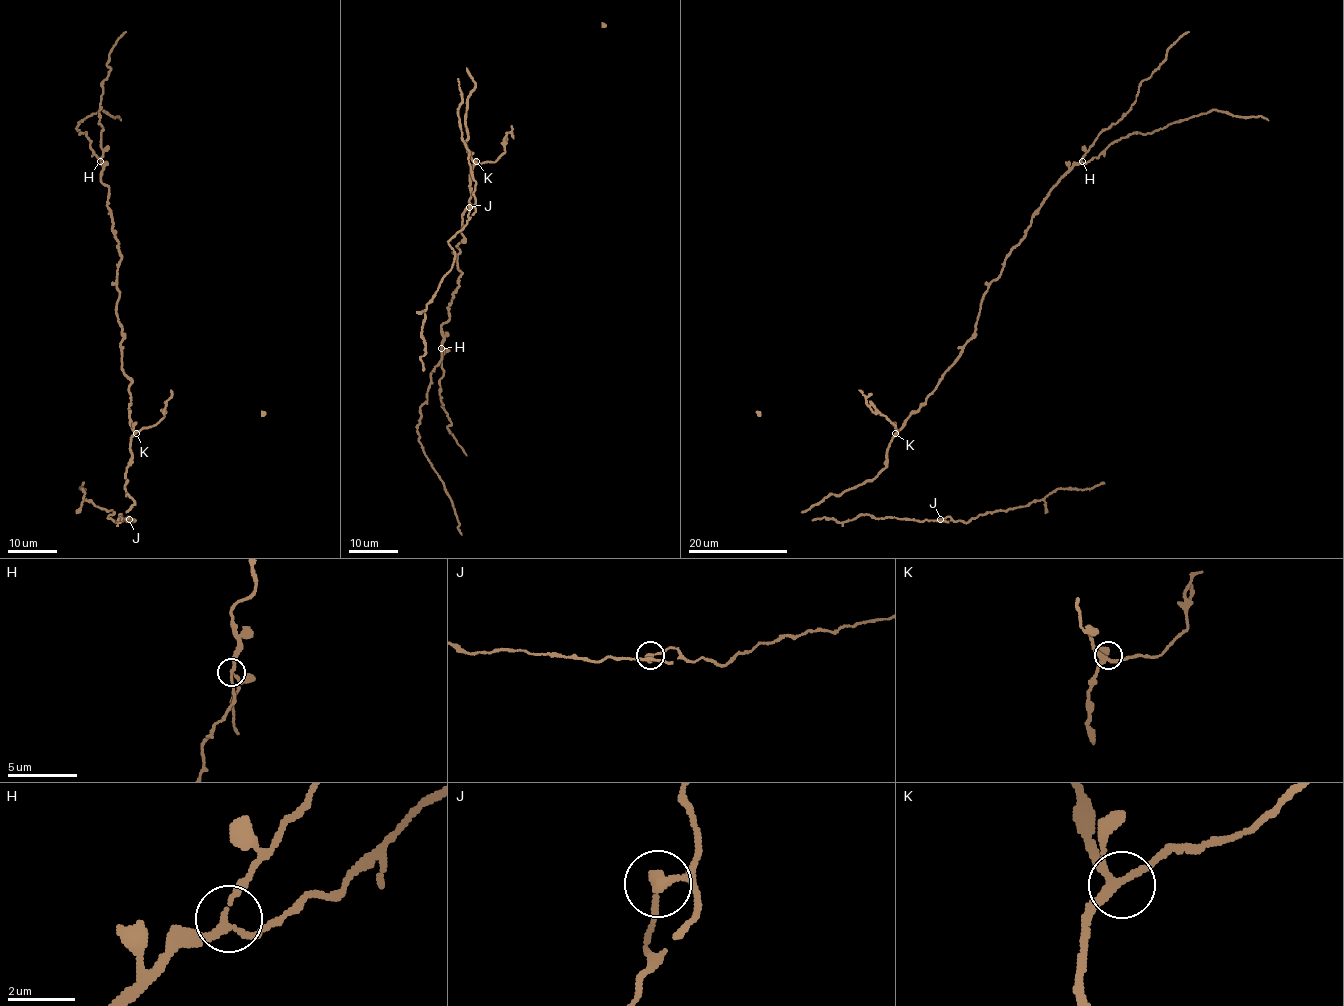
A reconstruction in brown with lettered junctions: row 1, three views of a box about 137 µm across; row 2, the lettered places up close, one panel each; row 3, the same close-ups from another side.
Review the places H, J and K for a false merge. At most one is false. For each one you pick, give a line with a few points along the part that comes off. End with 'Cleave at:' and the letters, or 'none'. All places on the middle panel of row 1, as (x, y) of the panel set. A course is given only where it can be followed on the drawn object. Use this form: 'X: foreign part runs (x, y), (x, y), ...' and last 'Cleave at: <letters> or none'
Cleave at: none

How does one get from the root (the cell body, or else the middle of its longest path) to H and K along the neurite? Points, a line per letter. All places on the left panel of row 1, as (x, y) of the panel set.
H: (130, 402), (131, 381), (121, 367), (122, 334), (116, 314), (121, 253), (100, 161)
K: (130, 402), (129, 418), (136, 433)

